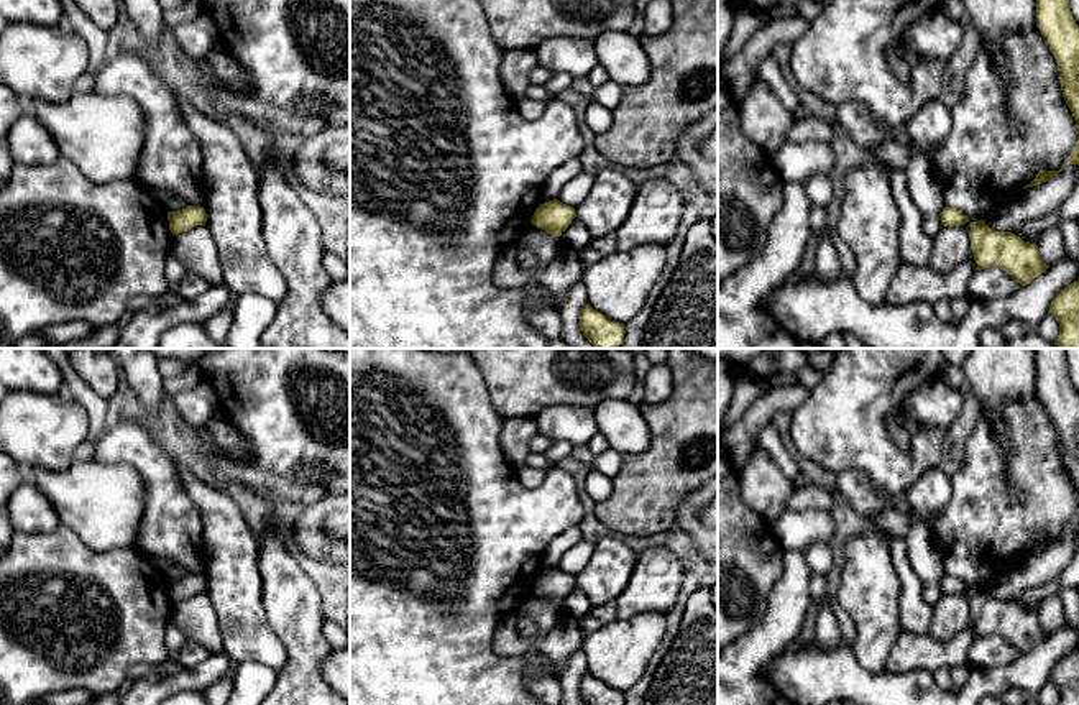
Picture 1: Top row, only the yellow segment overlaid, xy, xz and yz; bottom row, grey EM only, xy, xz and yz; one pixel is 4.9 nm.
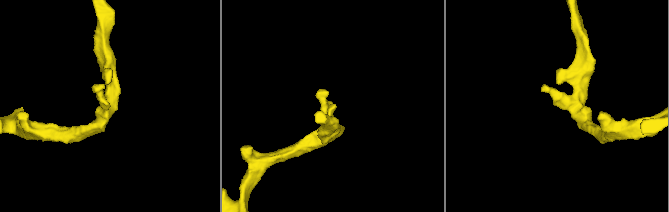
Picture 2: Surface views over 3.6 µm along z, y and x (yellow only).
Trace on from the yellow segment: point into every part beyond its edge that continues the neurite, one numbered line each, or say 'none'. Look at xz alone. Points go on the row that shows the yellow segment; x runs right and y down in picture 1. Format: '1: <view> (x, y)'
none

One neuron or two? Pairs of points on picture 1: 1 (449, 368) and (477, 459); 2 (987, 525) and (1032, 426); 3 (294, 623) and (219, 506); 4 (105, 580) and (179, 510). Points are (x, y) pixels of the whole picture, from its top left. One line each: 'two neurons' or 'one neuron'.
1: one neuron
2: one neuron
3: two neurons
4: two neurons

